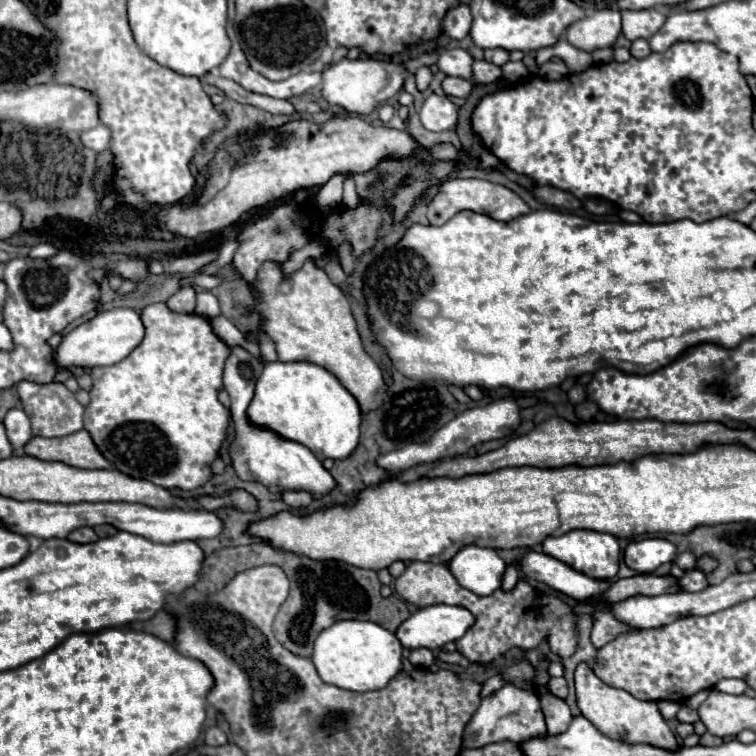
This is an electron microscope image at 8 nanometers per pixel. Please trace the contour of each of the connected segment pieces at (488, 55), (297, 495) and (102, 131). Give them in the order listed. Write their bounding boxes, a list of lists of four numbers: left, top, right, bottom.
[[484,48,508,66],[282,492,312,508],[82,124,110,152]]

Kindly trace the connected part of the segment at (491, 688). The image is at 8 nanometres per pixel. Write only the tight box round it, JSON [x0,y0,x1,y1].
[480,674,508,698]

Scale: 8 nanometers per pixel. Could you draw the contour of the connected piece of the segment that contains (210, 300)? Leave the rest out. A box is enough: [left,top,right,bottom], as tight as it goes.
[196,292,220,318]

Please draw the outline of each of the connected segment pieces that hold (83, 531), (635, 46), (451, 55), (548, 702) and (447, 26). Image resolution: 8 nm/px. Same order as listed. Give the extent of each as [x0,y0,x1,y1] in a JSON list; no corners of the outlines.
[[68,526,98,544],[630,40,650,58],[436,48,472,80],[540,690,572,736],[442,2,472,40]]

